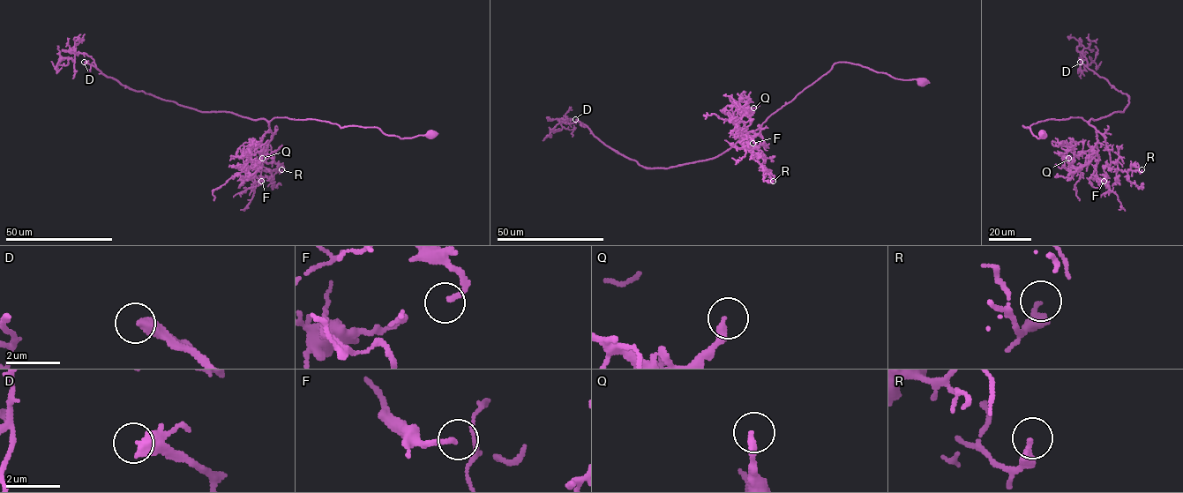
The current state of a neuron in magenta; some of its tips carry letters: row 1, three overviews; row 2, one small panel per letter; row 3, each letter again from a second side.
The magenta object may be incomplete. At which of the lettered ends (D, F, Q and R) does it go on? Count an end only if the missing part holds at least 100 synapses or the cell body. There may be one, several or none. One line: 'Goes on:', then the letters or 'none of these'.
Goes on: D

